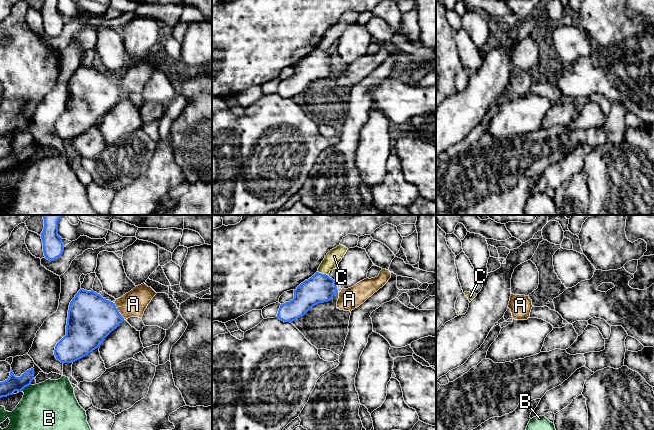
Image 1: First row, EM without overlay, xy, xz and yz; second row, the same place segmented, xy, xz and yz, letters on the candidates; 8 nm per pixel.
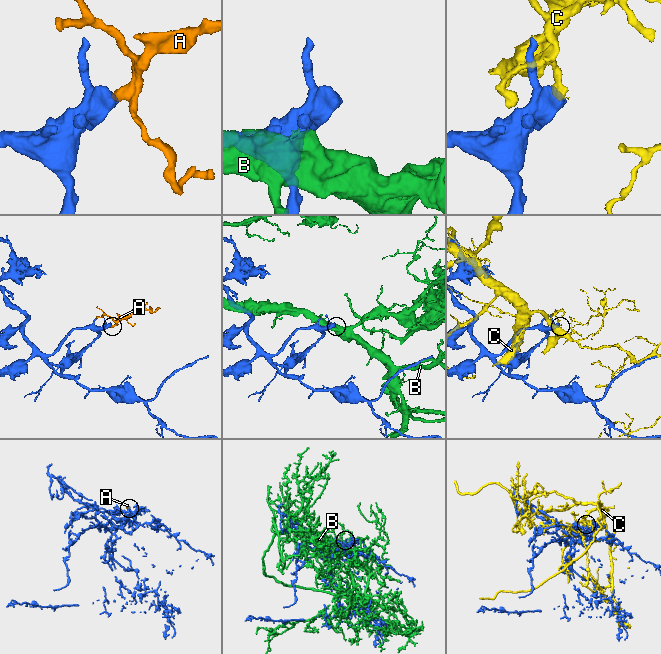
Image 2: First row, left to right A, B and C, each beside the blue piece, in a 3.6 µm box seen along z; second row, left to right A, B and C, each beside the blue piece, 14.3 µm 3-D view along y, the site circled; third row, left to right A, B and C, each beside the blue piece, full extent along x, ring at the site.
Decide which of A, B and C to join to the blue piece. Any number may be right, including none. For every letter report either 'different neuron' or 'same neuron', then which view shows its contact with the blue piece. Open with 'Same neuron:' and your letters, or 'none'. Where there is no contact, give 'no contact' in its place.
Same neuron: A
A: same neuron | xy
B: different neuron | xy
C: different neuron | xz

